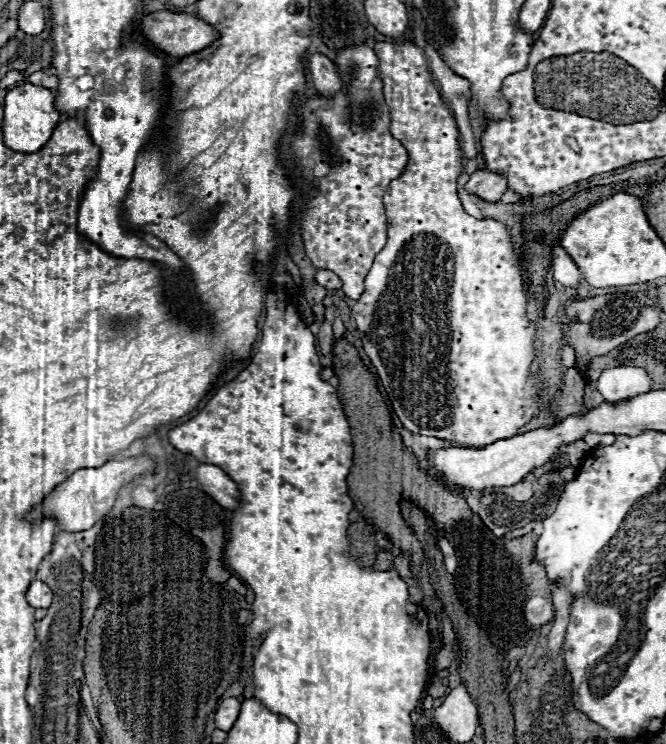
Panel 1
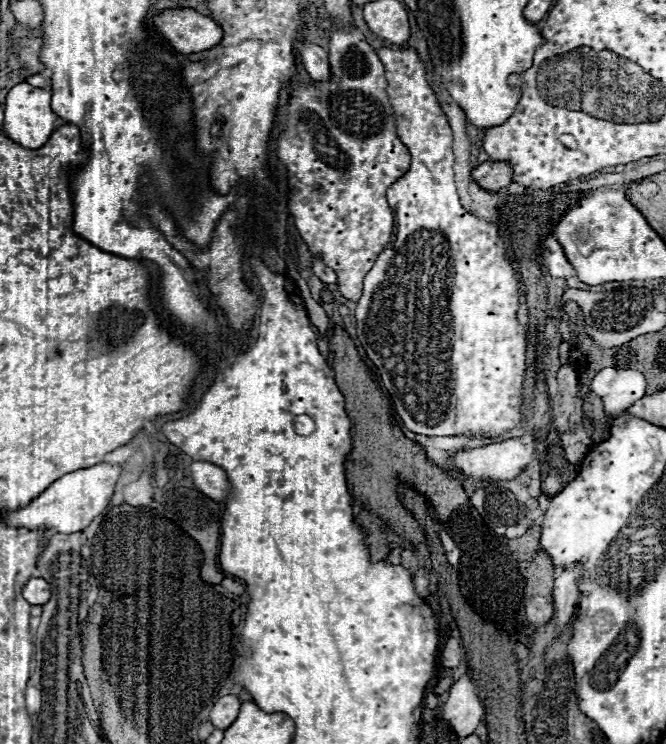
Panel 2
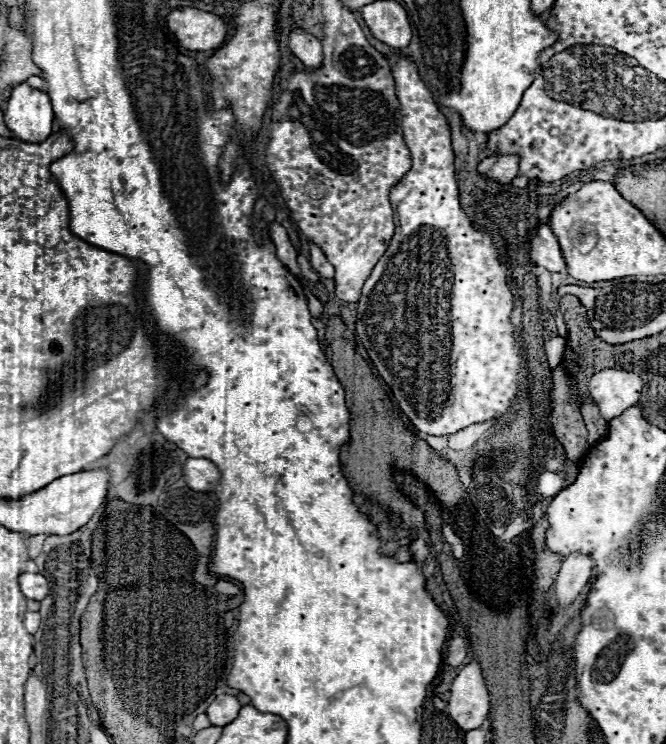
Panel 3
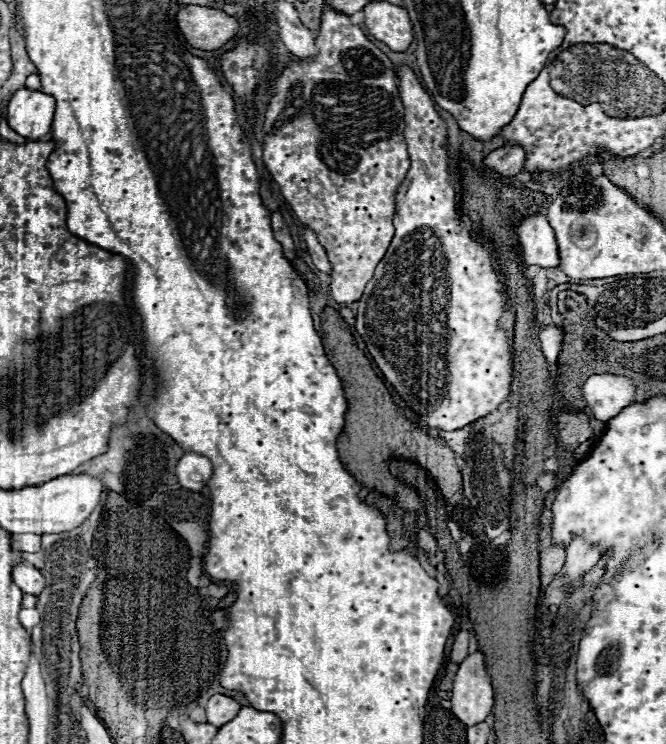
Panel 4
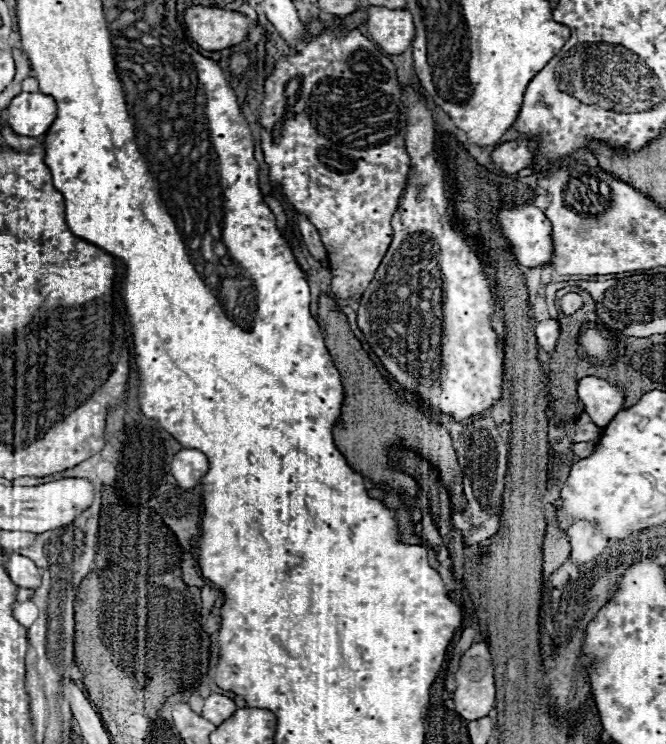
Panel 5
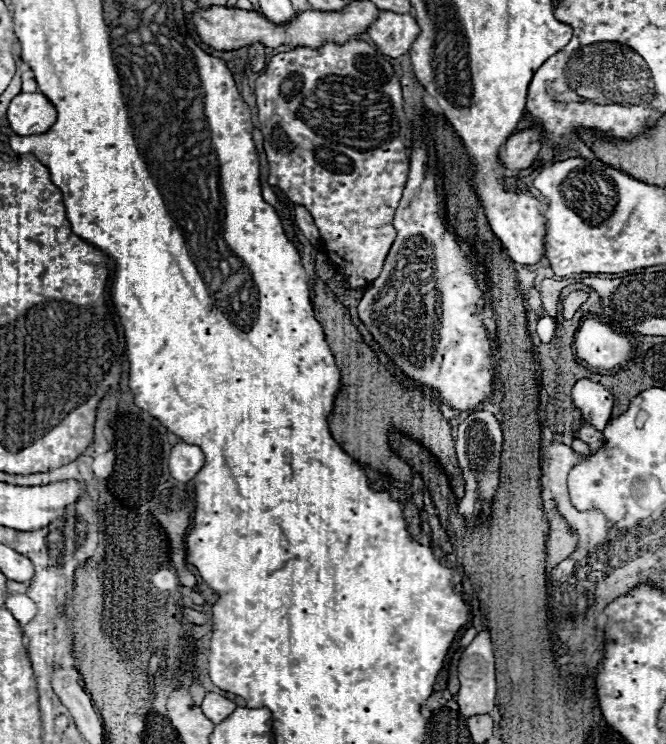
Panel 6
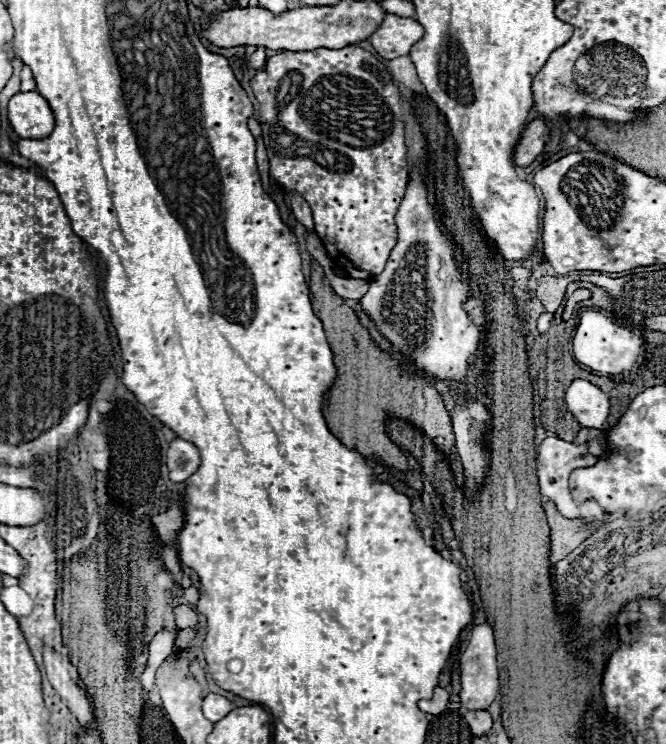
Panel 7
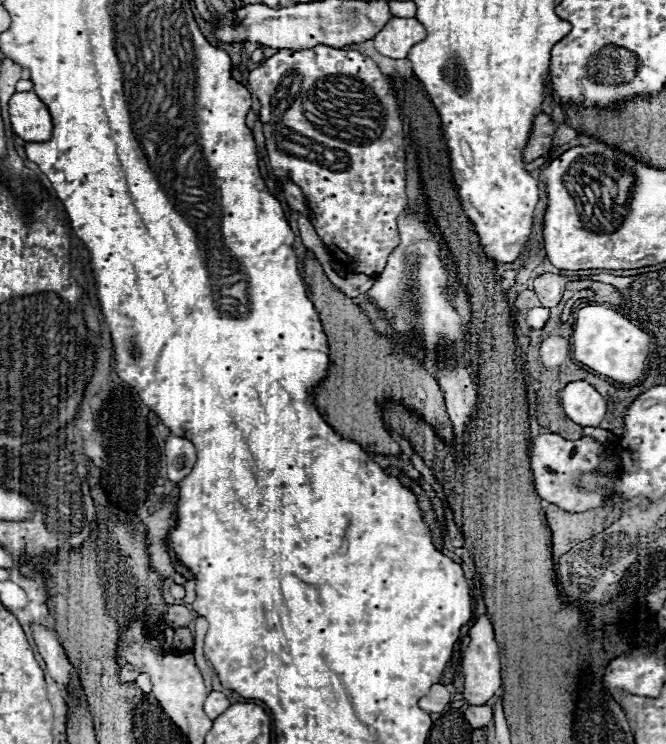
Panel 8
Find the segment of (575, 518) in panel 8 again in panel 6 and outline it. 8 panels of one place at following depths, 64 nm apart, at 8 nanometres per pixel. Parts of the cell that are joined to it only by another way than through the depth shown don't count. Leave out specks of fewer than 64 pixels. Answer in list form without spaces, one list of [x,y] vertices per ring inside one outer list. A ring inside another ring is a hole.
[[[554,500],[544,502],[544,512],[548,514],[550,520],[550,534],[546,540],[546,570],[550,572],[576,550],[578,538],[568,526],[568,522],[558,514]]]

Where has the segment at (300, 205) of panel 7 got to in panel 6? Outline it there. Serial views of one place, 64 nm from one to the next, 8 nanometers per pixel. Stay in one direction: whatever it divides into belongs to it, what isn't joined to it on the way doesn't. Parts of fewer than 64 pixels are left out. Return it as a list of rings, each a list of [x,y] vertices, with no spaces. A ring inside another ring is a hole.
[[[296,206],[296,224],[302,230],[302,234],[306,236],[306,240],[312,244],[312,248],[320,248],[318,228],[314,226],[314,220],[312,220],[312,216],[308,214],[308,210],[304,206]]]

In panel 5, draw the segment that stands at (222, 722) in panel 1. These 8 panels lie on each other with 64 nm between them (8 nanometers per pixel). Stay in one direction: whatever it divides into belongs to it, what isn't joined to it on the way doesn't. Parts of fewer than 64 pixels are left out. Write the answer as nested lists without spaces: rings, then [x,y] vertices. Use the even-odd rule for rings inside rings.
[[[210,694],[206,700],[204,700],[204,712],[202,716],[206,720],[210,720],[212,724],[220,726],[224,720],[228,720],[234,712],[236,712],[236,704],[234,700],[222,696],[222,694]]]

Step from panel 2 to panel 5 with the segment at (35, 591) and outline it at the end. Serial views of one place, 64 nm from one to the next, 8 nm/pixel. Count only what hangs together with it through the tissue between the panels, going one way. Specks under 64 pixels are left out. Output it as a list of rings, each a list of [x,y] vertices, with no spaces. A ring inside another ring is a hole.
[[[10,554],[8,562],[6,562],[6,570],[12,578],[12,582],[20,588],[28,588],[28,590],[36,590],[36,586],[40,586],[40,572],[34,566],[32,560],[18,556],[18,554]]]

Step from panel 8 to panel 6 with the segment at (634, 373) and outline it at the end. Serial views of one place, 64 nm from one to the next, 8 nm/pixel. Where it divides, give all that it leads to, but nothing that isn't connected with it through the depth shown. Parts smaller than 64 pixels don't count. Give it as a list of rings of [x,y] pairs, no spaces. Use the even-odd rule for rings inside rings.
[[[586,318],[576,334],[578,358],[600,370],[616,370],[634,356],[634,338],[614,332],[600,320]]]

